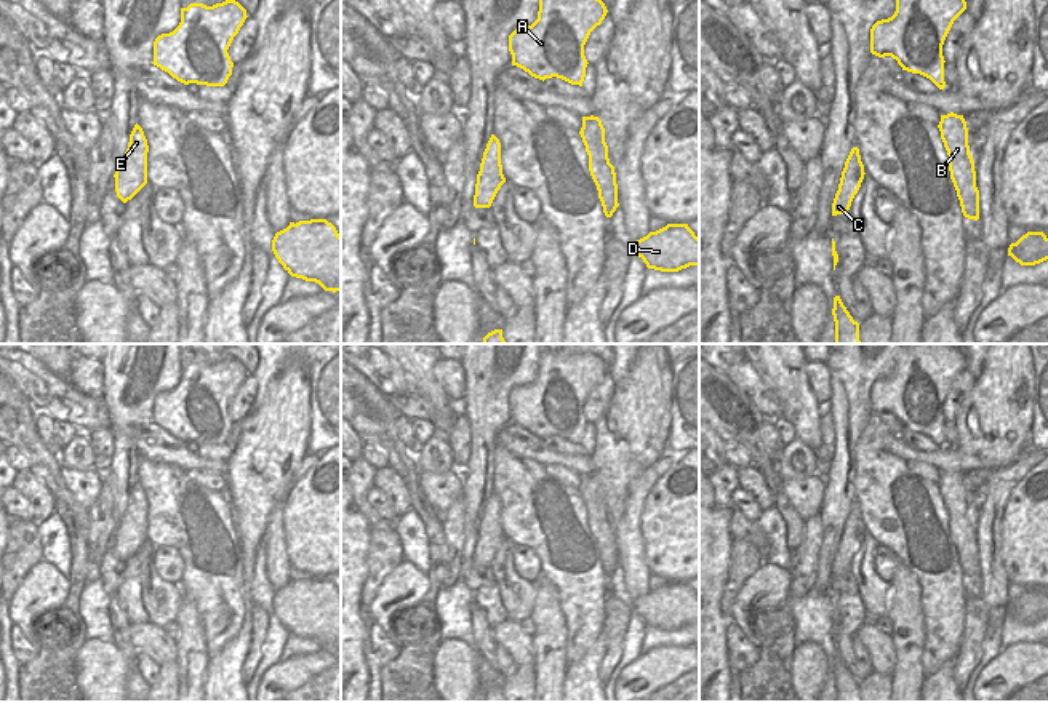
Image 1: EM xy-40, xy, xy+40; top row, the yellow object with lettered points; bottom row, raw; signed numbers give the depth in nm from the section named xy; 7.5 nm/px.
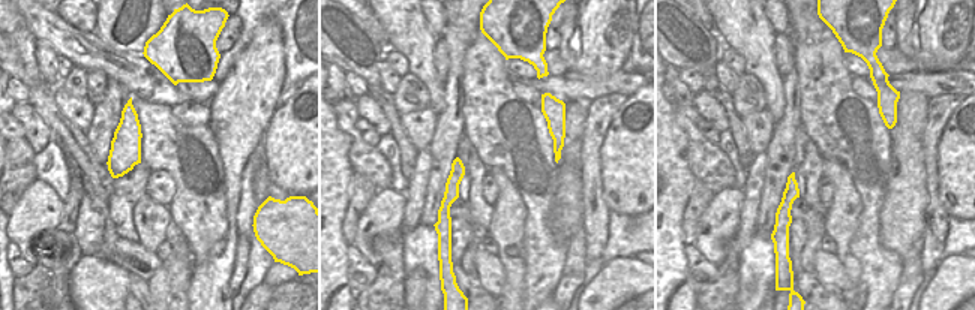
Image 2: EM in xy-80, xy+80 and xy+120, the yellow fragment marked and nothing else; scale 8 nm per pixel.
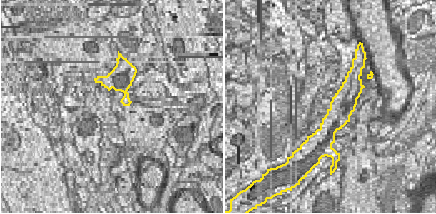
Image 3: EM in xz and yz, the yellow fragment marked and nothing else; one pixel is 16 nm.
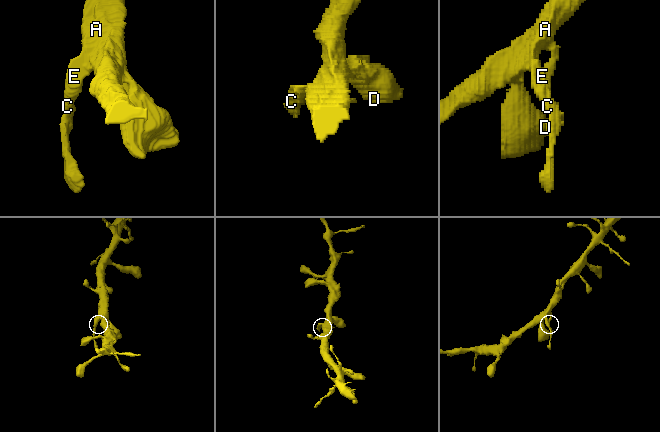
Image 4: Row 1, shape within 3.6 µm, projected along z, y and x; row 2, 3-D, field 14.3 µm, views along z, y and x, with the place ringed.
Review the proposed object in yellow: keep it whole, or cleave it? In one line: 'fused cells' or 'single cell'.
single cell

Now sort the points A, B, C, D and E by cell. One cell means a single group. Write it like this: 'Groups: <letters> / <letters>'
Groups: A B C D E

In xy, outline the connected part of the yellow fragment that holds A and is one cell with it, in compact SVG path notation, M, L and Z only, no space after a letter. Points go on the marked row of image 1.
M539 0L538 19L531 26L517 27L509 35L512 66L542 82L557 77L582 86L589 64L584 56L584 45L606 13L608 10L602 0Z

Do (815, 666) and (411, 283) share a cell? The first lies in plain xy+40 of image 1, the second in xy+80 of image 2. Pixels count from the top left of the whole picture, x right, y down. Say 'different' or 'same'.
same

